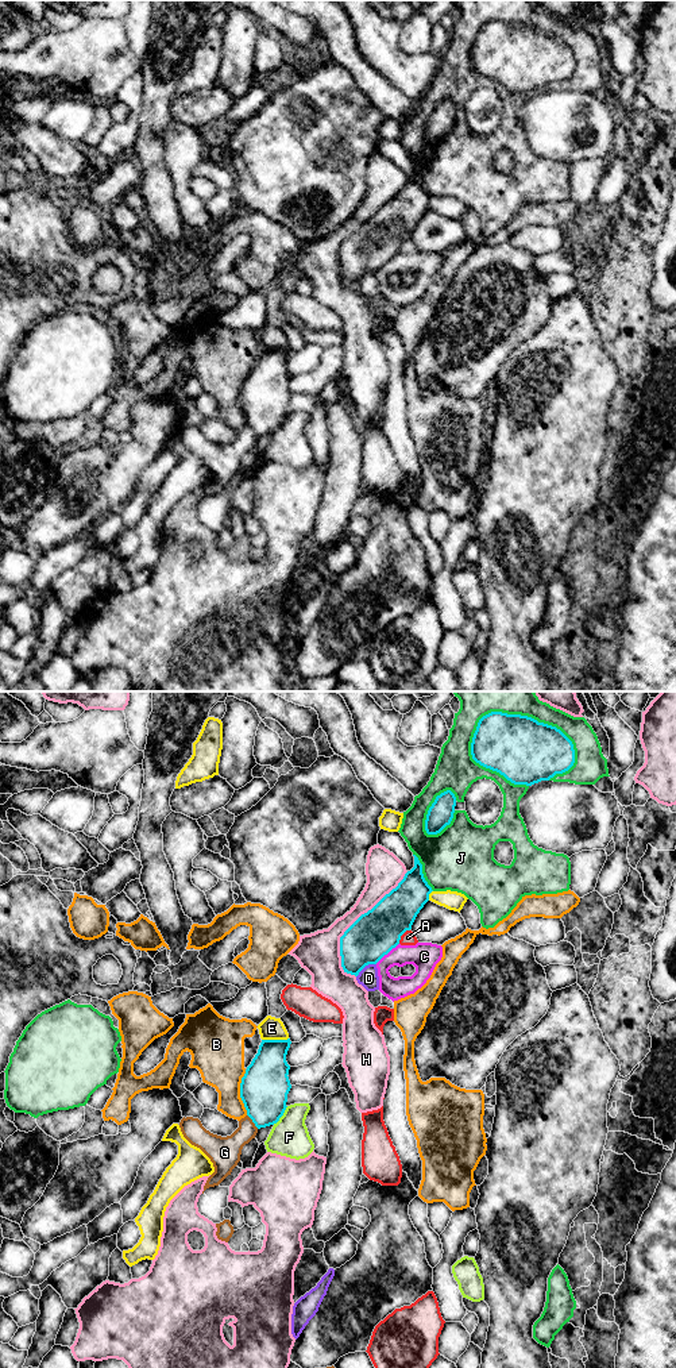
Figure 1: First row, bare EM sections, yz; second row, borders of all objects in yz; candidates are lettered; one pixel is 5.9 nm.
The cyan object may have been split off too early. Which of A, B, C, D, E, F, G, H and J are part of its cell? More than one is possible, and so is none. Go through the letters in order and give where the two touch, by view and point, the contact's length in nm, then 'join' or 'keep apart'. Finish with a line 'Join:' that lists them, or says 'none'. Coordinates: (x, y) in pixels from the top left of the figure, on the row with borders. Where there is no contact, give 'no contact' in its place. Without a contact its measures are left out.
A: yz (401, 935) | 110 nm | keep apart
B: yz (240, 1093) | 280 nm | keep apart
C: yz (386, 954) | 190 nm | keep apart
D: yz (364, 966) | 150 nm | keep apart
E: yz (274, 1040) | 160 nm | keep apart
F: yz (282, 1114) | 140 nm | keep apart
G: yz (252, 1121) | 110 nm | keep apart
H: yz (356, 920) | 700 nm | keep apart
J: yz (524, 716) | 650 nm | keep apart
Join: none

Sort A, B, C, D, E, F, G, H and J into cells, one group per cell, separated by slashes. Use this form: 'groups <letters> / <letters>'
groups A / B / C / D / E / F / G / H / J

